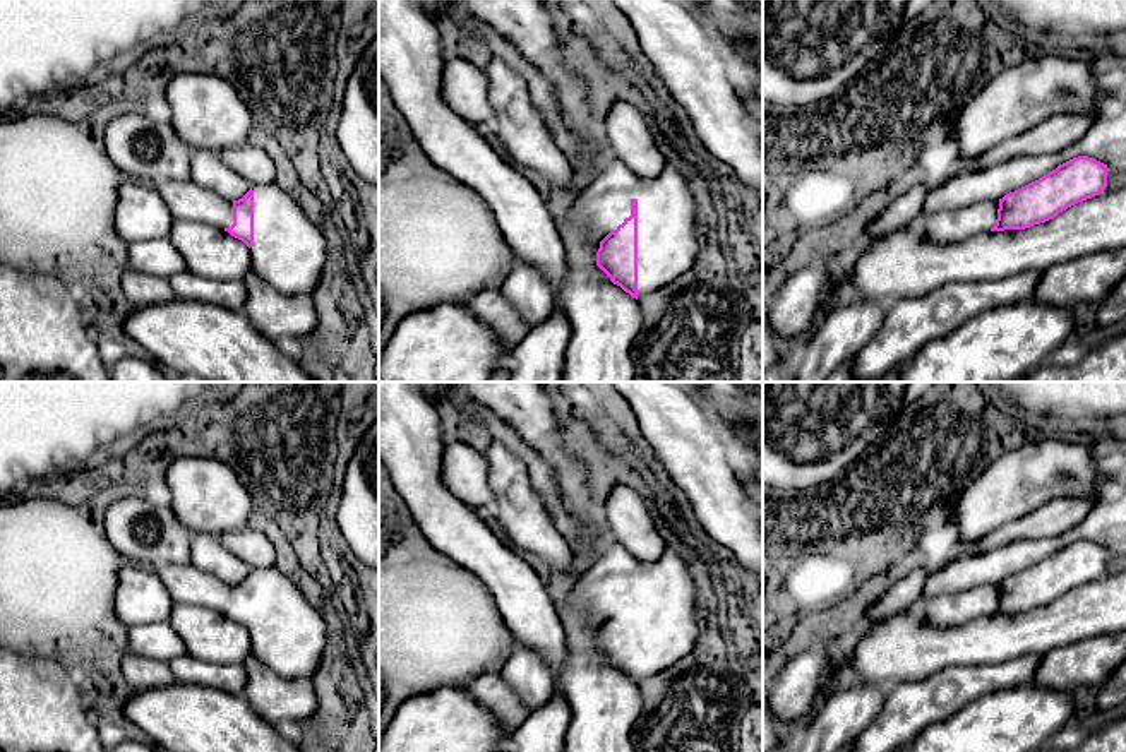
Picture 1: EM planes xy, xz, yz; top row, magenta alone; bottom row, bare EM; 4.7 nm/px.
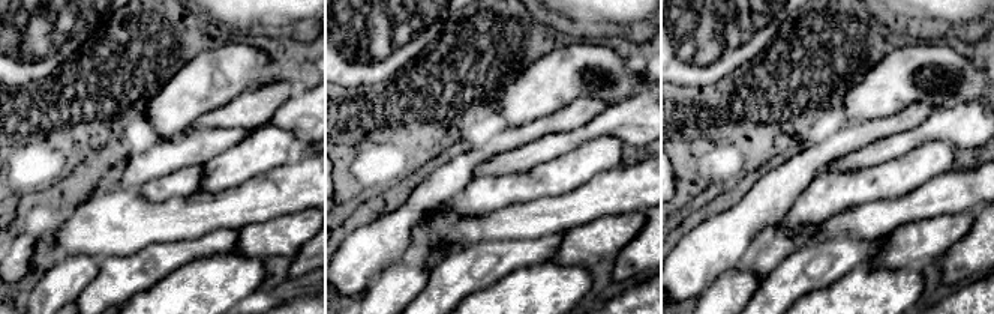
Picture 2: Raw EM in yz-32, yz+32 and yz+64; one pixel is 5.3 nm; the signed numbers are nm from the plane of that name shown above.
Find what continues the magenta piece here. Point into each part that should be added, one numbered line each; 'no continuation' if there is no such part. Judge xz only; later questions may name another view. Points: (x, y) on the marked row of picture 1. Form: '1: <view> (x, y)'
1: xz (667, 242)

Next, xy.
1: xy (288, 252)

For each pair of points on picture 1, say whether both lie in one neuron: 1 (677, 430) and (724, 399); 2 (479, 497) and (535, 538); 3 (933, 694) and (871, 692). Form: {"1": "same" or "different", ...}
{"1": "different", "2": "different", "3": "different"}

